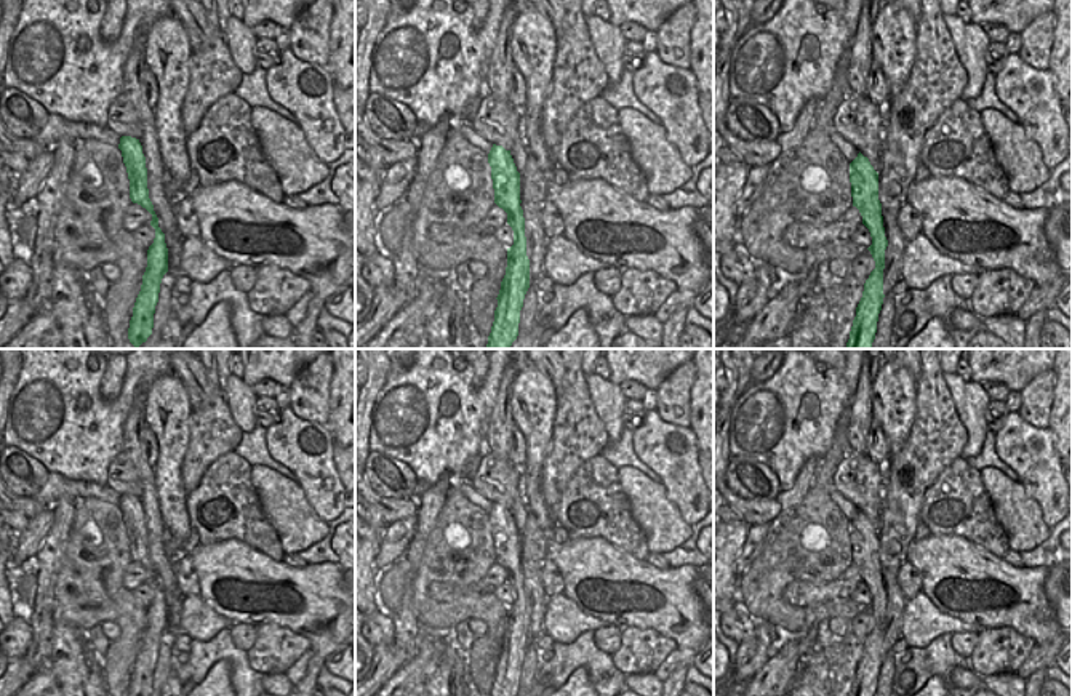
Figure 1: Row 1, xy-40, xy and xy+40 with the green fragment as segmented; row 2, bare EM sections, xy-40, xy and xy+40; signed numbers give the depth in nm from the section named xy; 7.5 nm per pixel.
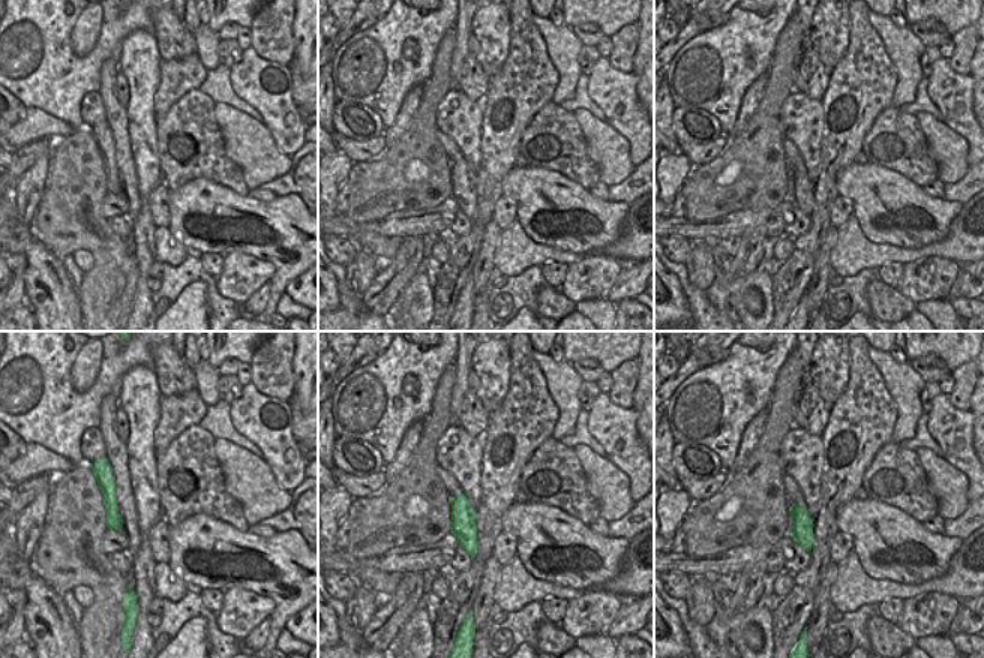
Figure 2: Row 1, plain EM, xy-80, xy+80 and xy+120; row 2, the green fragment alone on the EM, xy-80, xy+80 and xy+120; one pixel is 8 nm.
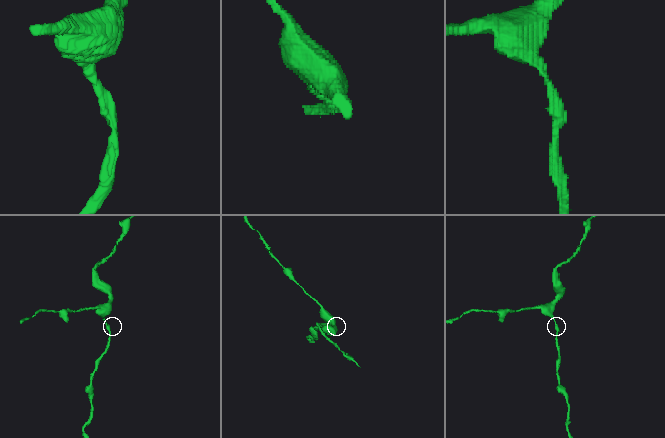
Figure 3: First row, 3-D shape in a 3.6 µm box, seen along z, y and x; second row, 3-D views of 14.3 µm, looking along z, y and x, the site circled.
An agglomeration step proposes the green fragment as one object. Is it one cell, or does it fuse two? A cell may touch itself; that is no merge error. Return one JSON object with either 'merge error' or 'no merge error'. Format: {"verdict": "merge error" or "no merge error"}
{"verdict": "no merge error"}

